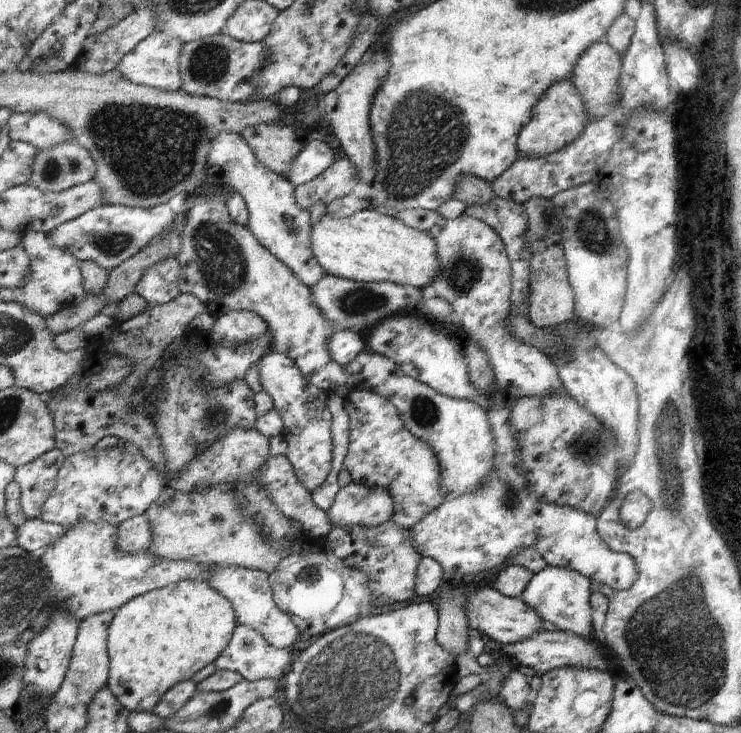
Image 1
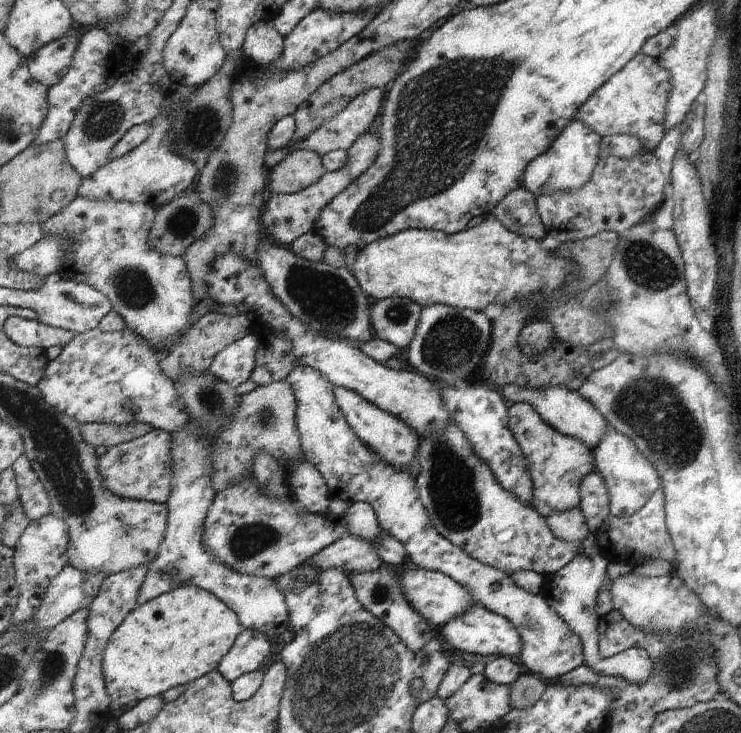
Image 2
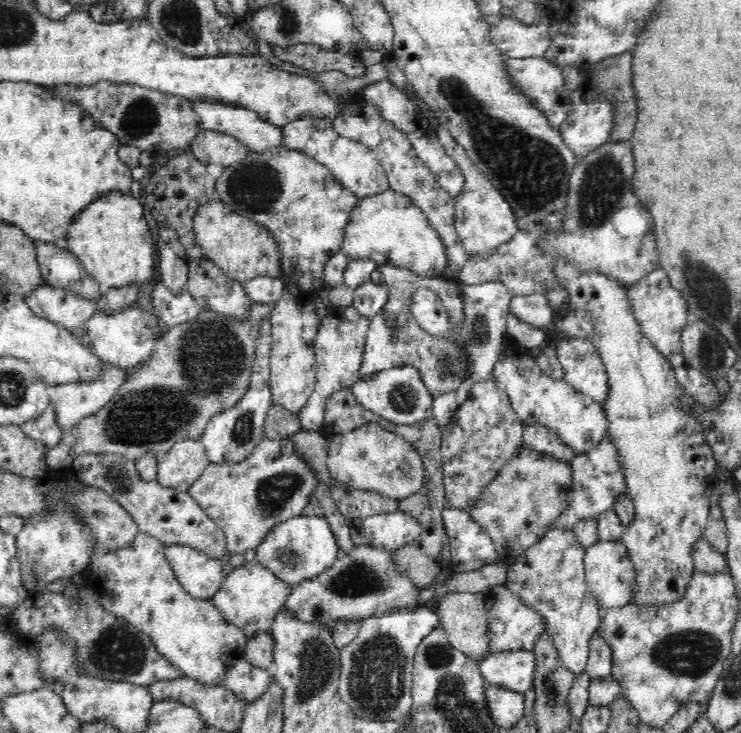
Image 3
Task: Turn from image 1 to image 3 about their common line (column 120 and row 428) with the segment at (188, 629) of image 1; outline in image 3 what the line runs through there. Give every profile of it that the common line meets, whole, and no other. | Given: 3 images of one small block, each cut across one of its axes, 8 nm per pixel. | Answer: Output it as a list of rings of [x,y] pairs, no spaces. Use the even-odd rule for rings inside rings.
[[[558,258],[554,271],[562,286],[569,293],[569,308],[584,307],[592,315],[598,340],[593,344],[602,354],[604,367],[608,371],[610,396],[604,402],[606,417],[610,419],[608,435],[616,443],[624,461],[624,473],[628,483],[628,494],[636,503],[636,520],[624,530],[621,539],[628,545],[628,552],[637,567],[637,584],[632,604],[670,604],[682,598],[695,571],[691,546],[703,536],[710,508],[710,495],[715,490],[717,462],[711,453],[700,427],[701,422],[687,410],[683,410],[681,396],[684,389],[679,386],[672,366],[662,354],[643,337],[627,304],[626,290],[607,276],[592,272],[577,272],[573,264]]]

